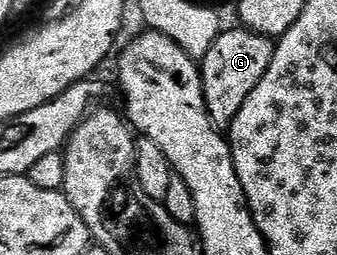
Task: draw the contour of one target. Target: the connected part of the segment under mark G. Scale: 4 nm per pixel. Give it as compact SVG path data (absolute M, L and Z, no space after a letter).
M247 28L235 29L225 29L220 33L199 63L206 108L213 122L221 128L227 128L234 116L238 116L238 108L242 108L242 104L246 104L246 96L258 88L258 80L266 76L266 68L270 68L270 60L276 51L273 39L268 35L255 34Z

